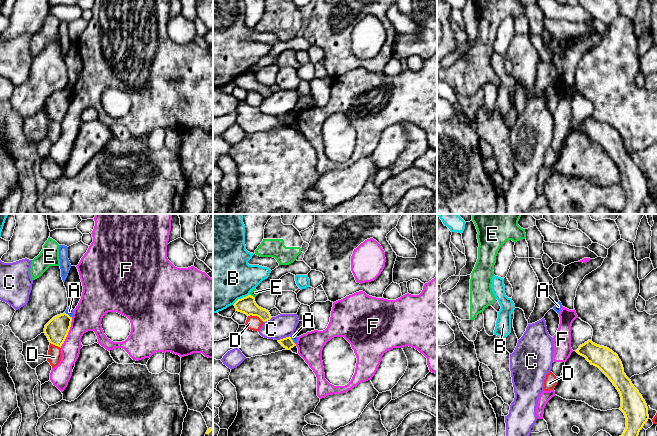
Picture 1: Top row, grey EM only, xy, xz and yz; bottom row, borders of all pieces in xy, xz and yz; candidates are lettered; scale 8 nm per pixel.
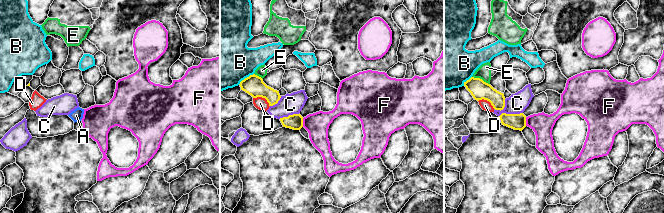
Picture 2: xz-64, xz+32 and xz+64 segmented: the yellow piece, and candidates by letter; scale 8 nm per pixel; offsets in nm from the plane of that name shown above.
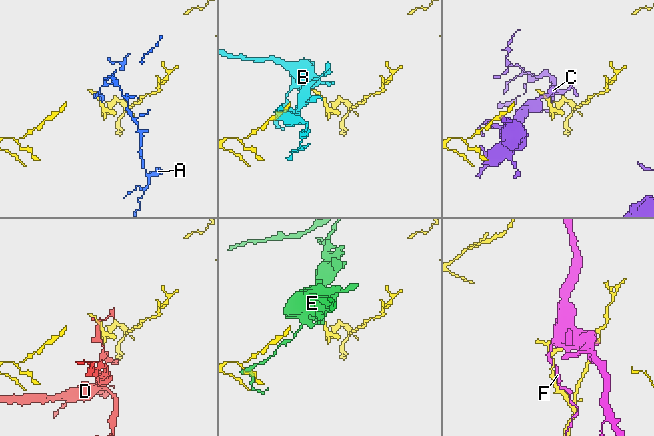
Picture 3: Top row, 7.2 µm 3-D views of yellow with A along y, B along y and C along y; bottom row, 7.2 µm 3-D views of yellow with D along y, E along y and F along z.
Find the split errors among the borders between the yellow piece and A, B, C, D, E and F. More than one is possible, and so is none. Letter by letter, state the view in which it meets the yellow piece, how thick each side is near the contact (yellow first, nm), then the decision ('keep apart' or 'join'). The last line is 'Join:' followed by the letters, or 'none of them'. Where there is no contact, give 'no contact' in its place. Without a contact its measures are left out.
A: contact in xz; calibres 90 and 50 nm; keep apart
B: contact in xz; calibres 140 and 480 nm; keep apart
C: contact in xz; calibres 90 and 190 nm; keep apart
D: contact in xz; calibres 140 and 120 nm; keep apart
E: contact in xz; calibres 140 and 60 nm; keep apart
F: contact in xy; calibres 190 and 240 nm; keep apart
Join: none of them

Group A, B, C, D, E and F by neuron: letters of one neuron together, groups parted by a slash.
A / B / C / D / E / F

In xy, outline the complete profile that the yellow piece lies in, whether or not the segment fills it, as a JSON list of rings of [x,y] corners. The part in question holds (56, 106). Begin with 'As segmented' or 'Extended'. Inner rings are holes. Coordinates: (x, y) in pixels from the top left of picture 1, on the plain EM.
As segmented. [[[63,89],[53,93],[44,104],[49,118],[61,124],[71,103],[72,93]]]

